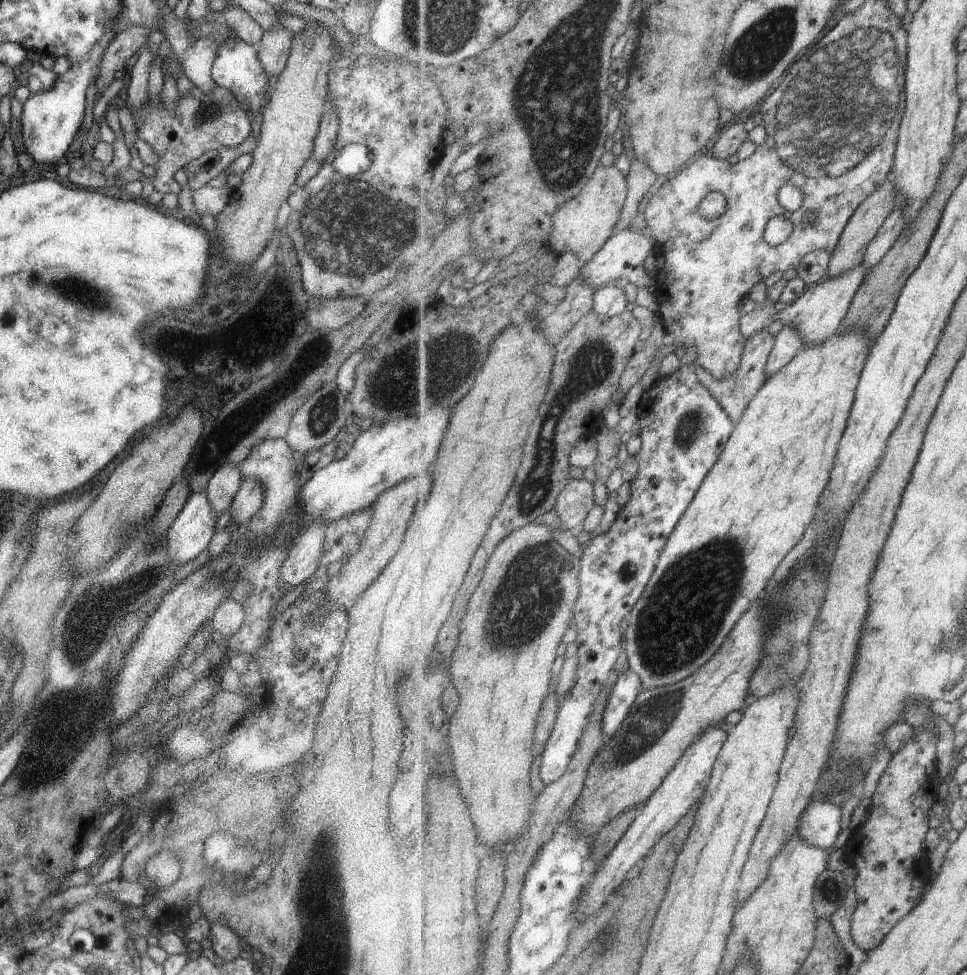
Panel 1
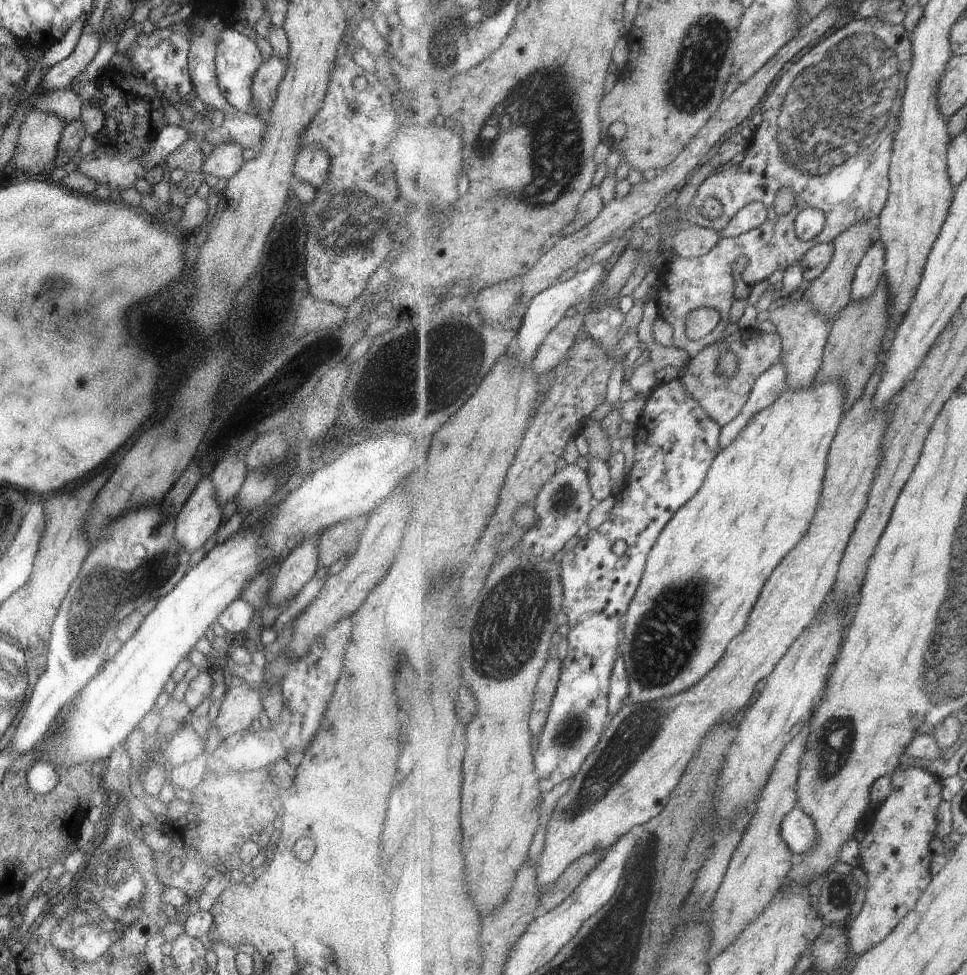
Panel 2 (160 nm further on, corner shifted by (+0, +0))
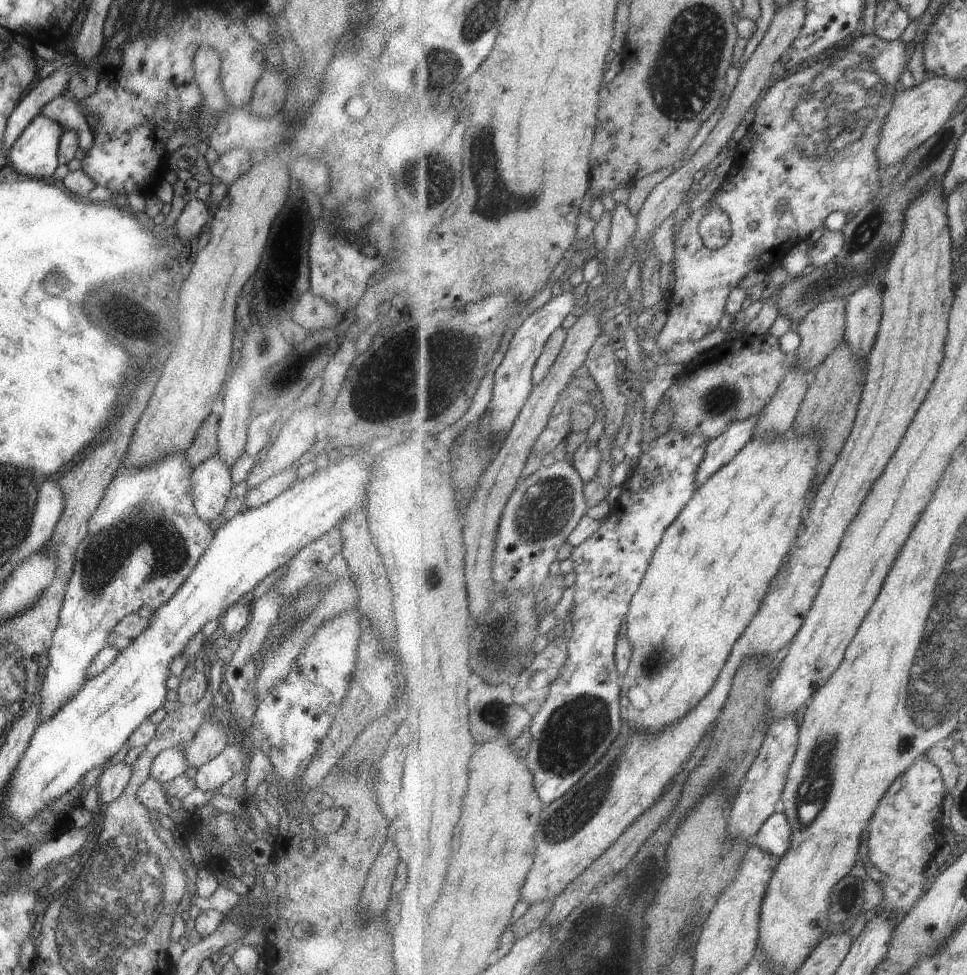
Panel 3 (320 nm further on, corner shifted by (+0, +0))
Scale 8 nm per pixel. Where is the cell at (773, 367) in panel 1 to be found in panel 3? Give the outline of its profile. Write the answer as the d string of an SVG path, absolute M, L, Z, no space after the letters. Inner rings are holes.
M755 415L746 421L732 423L718 439L711 441L706 450L706 457L699 465L696 474L696 488L699 490L707 481L726 464L729 464L734 456L743 450L752 440L754 428L759 415Z

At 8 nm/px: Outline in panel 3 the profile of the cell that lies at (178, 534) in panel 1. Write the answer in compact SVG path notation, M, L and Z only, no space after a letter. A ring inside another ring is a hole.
M217 453L192 468L188 476L192 503L195 514L201 520L209 522L222 512L229 490L233 486L229 471L230 468Z

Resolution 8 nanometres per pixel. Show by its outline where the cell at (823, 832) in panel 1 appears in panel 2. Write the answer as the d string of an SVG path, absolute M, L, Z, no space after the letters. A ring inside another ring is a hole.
M798 806L783 819L781 834L797 857L809 850L819 839L812 817Z

